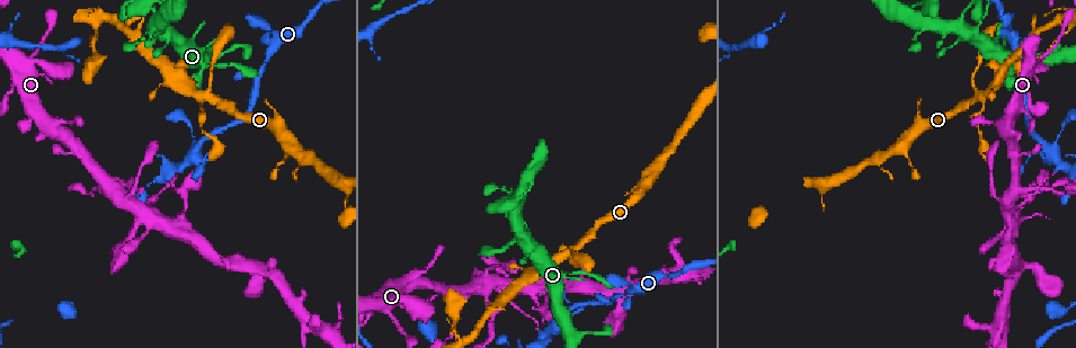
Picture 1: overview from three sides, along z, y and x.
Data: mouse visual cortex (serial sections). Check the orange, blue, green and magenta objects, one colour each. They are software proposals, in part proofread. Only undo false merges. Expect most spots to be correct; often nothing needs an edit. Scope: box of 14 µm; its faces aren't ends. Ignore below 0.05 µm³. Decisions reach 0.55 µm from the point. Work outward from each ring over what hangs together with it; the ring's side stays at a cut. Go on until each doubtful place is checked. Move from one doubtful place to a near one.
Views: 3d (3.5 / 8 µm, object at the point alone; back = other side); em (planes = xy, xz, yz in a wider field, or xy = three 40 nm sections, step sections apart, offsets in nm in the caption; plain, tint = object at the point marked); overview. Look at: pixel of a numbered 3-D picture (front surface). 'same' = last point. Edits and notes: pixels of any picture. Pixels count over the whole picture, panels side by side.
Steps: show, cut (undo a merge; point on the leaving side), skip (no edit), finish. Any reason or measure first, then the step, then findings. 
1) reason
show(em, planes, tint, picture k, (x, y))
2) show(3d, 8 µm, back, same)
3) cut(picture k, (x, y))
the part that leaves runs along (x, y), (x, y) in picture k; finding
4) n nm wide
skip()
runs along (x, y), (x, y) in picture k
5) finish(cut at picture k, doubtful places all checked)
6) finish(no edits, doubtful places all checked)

four-way junction
show(3d, 3.5 µm, picture 1, (210, 96))

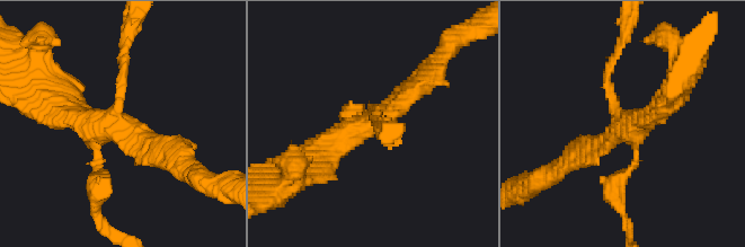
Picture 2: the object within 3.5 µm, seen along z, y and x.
4 arms; arms of 100, 150, 300, 300 nm; shape alone is not enough
show(em, xy, step 1, tint, picture 2, (619, 125))

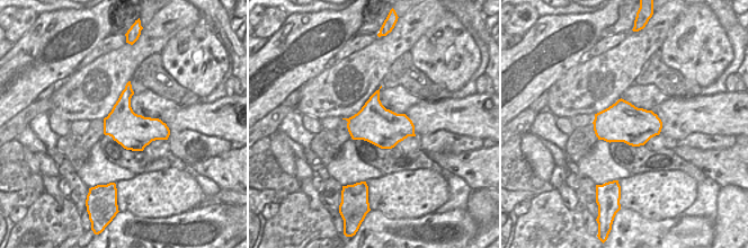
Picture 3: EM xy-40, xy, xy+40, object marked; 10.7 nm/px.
skip()
runs along (427, 78), (310, 162) in picture 2; continuous, no second cell

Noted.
thin arm on a thick one
show(3d, 8 µm, picture 1, (121, 195))

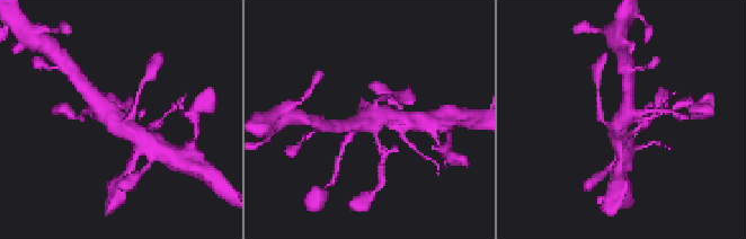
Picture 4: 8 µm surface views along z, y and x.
closer look
show(3d, 3.5 µm, picture 4, (119, 114))

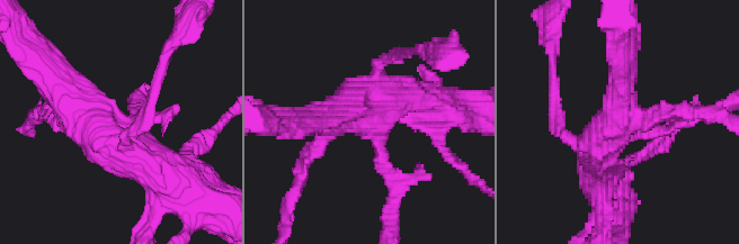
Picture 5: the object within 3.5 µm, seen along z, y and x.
shape alone is not enough
show(em, xy, step 2, tint, picture 5, (366, 121))

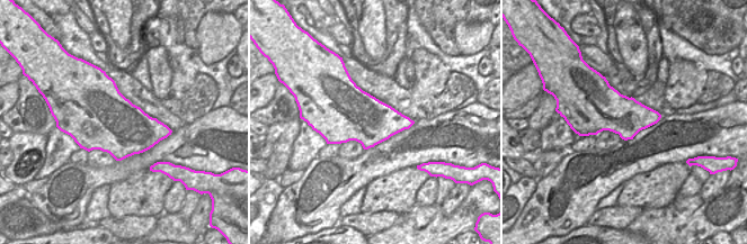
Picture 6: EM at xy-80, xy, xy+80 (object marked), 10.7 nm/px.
skip()
runs along (44, 69), (113, 145), (158, 170) in picture 5; one cell here

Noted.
four or more arms meet
show(em, xy, step 1, tint, picture 1, (196, 152))

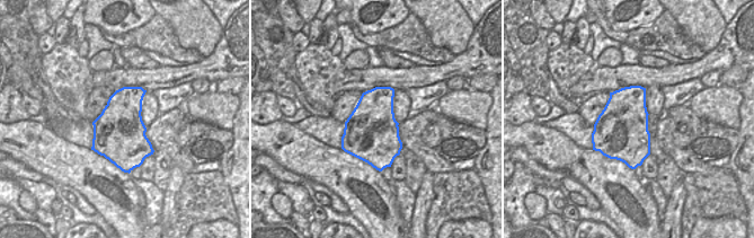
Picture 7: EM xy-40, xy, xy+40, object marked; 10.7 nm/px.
show(3d, 3.5 µm, same)

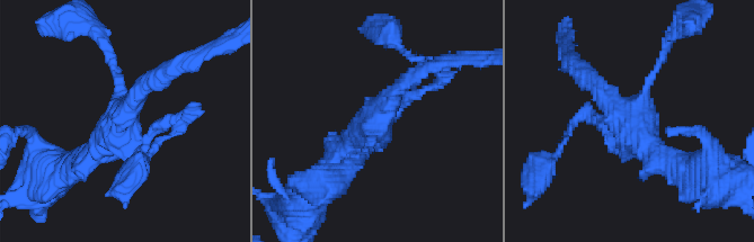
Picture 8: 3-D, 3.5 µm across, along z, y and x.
arms of 150, 150, 250, 300 nm
skip()
all the same cell

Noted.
finish(no edits, doubtful places all checked)

